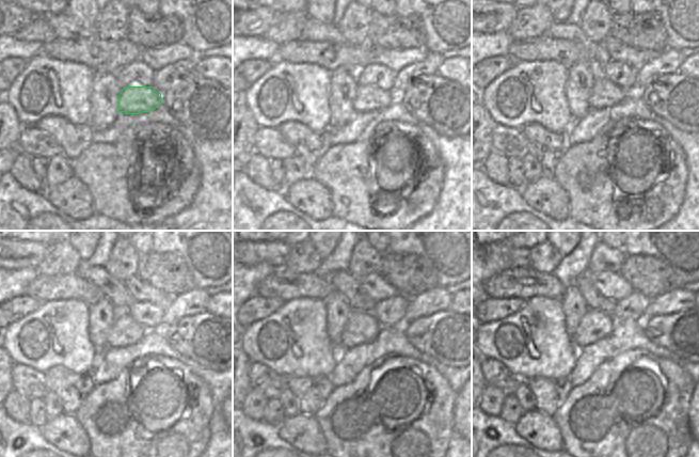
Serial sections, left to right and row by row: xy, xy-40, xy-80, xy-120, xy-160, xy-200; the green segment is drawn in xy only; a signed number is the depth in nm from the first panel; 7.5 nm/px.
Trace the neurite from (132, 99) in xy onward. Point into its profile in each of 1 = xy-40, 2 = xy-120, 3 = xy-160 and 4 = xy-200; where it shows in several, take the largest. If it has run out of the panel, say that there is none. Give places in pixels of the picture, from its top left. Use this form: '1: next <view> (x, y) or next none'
1: next xy-40 (368, 97)
2: next xy-120 (125, 331)
3: next xy-160 (361, 328)
4: next xy-200 (594, 326)

